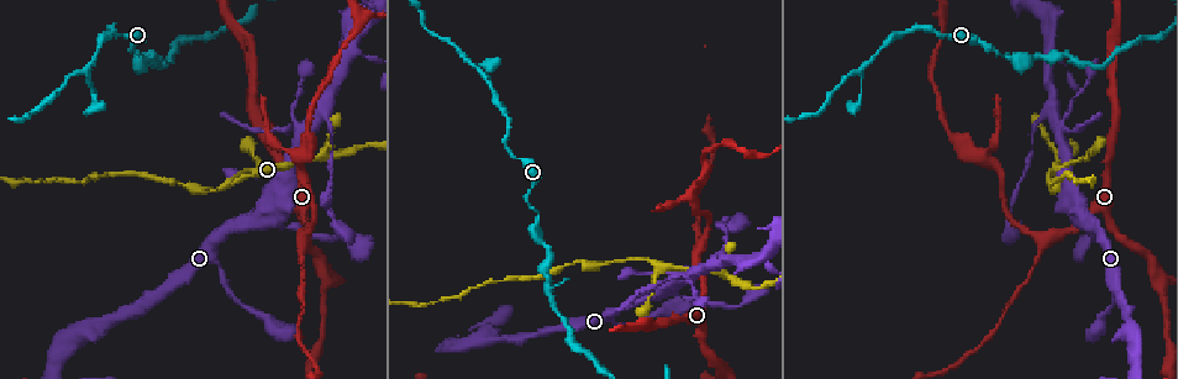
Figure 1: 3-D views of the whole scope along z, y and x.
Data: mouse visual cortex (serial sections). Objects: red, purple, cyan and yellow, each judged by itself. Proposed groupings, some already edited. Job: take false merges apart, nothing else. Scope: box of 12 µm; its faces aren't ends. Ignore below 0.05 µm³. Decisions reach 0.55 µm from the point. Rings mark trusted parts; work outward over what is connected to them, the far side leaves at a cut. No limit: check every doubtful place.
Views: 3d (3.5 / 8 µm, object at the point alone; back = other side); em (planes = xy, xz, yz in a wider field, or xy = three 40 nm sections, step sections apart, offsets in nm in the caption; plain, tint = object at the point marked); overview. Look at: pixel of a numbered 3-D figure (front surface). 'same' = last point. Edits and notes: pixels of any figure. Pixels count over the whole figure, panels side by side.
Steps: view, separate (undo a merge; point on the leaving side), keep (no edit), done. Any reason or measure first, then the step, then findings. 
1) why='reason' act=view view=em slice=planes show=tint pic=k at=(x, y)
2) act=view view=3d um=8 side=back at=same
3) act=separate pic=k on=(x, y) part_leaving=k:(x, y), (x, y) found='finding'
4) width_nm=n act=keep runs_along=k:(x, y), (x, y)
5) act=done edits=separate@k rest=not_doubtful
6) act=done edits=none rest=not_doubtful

act=view view=3d um=3.5 side=back pic=1 at=(696, 241)

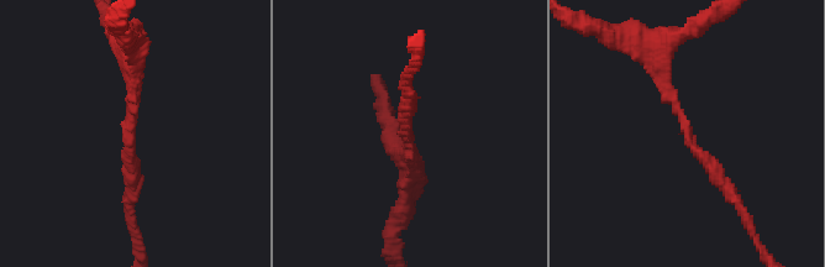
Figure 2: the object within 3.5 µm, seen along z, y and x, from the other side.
arm_widths_nm=200,300 why='shape alone is not enough' act=view view=em slice=xy step=1 show=tint pic=2 at=(131, 118)

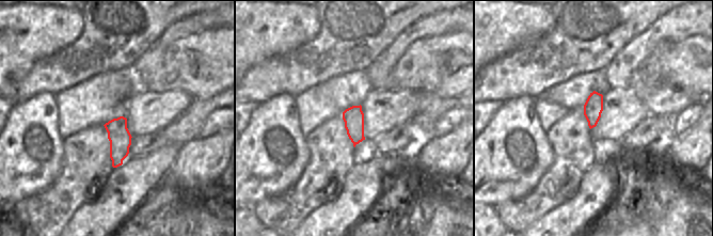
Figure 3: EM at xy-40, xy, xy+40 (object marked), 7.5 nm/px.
act=keep runs_along=2:(650, 42), (688, 141), (725, 187) found='one cell here'

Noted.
why='arms part here' act=view view=3d um=3.5 pic=1 at=(710, 273)

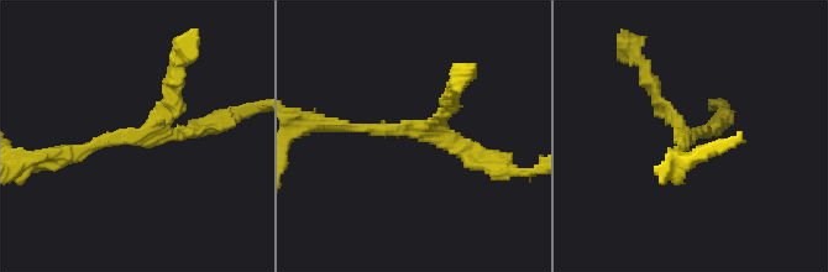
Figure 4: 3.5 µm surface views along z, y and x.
arms=3 arm_widths_nm=150,150,150 why='need the tissue' act=view view=em slice=xy step=3 show=tint pic=4 at=(681, 137)

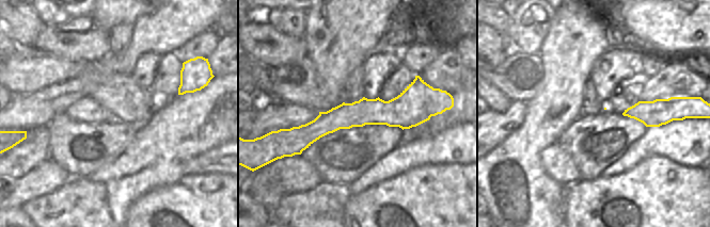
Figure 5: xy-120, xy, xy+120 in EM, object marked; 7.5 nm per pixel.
act=keep runs_along=4:(335, 125), (414, 127), (482, 162) found='one cell here'

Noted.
why='two arms in line, one across' act=view view=3d um=3.5 pic=1 at=(480, 73)

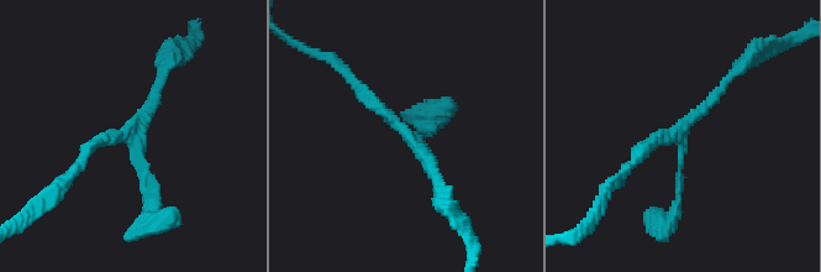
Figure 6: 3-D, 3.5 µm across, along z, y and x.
arms=3 arm_widths_nm=100,150,150 why='now the EM' act=view view=em slice=xy step=5 show=tint pic=6 at=(682, 127)

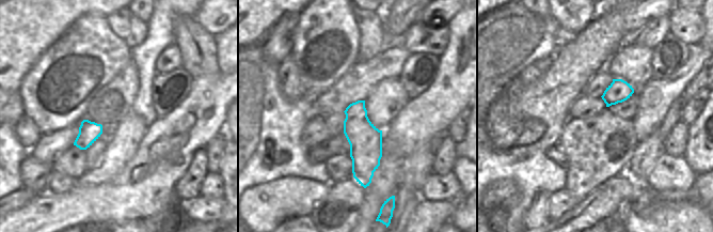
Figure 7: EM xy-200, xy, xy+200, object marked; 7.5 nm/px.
act=keep found='all the same cell'

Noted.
act=done edits=none rest=not_doubtful

